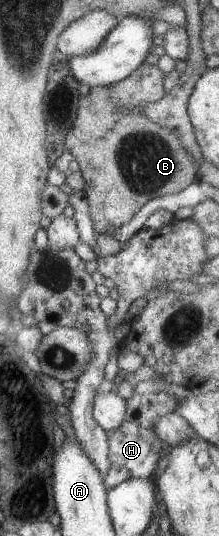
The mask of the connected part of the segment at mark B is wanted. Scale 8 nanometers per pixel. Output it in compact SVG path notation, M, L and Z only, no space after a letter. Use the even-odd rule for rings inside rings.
M143 62L126 78L114 84L90 87L88 93L77 102L75 119L63 136L63 146L78 161L84 180L82 190L96 233L114 234L115 229L127 223L150 199L177 193L198 178L199 164L187 153L179 138L139 112L142 105L161 99L165 93L162 87L164 77L156 65Z

